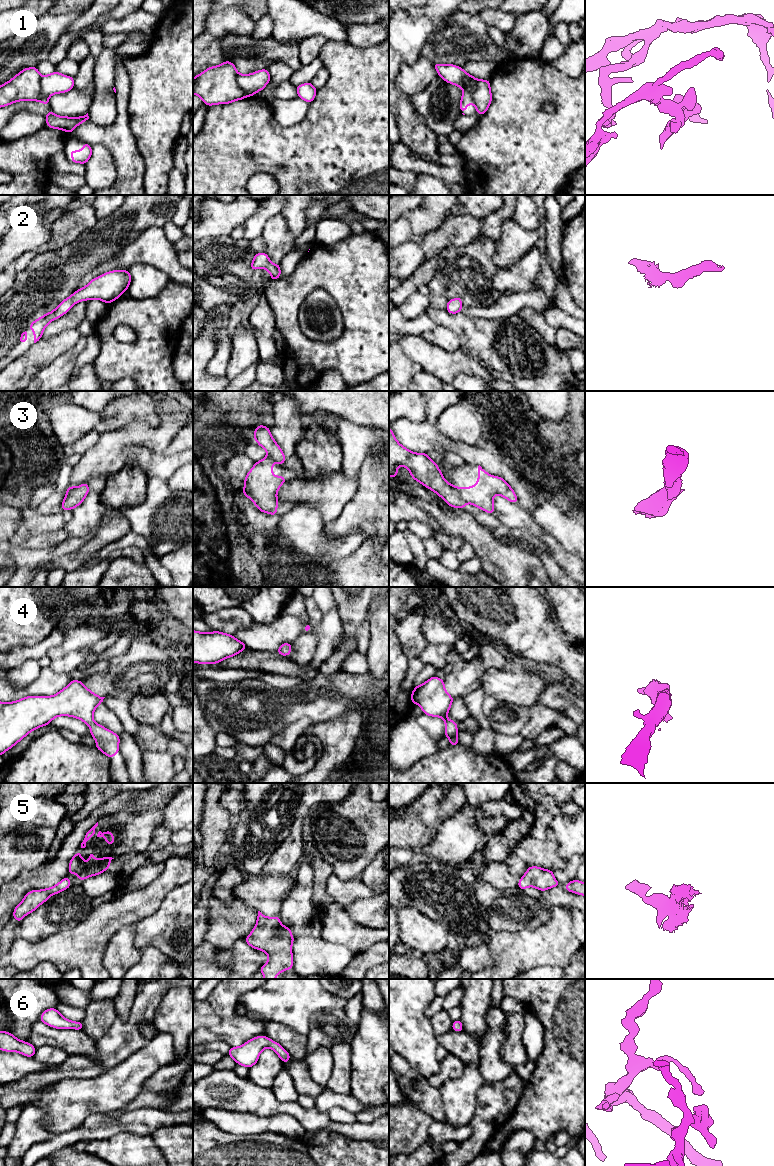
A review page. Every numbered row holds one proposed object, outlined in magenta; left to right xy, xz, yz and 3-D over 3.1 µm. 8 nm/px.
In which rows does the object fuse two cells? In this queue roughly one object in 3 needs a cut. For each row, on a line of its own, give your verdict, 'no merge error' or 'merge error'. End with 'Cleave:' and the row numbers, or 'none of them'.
1: merge error
2: no merge error
3: merge error
4: no merge error
5: no merge error
6: no merge error
Cleave: 1, 3

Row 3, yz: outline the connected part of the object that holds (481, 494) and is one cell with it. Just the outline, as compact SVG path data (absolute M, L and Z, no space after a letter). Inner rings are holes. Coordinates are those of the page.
M480 465L475 485L455 488L465 503L470 503L490 514L494 514L495 495L500 495L512 503L518 503L518 498L510 485L503 478L488 474Z

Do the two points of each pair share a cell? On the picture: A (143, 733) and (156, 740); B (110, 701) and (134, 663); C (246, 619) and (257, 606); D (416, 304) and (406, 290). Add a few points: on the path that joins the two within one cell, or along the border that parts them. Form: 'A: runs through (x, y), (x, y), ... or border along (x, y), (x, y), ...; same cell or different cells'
A: runs through (146, 733), (153, 738); same cell
B: border along (105, 696), (116, 696), (128, 700); different cells
C: border along (226, 608), (243, 608), (255, 621); different cells
D: border along (417, 291), (412, 293), (399, 306); different cells

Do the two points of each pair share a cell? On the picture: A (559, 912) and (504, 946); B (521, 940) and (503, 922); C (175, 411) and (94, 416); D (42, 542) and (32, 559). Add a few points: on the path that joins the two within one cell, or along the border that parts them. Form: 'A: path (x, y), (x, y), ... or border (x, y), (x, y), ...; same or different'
A: path (551, 927), (532, 946), (519, 946); same
B: border (536, 928), (492, 932); different
C: border (102, 411), (102, 419), (94, 428); different
D: border (62, 542), (45, 547), (19, 546); different

